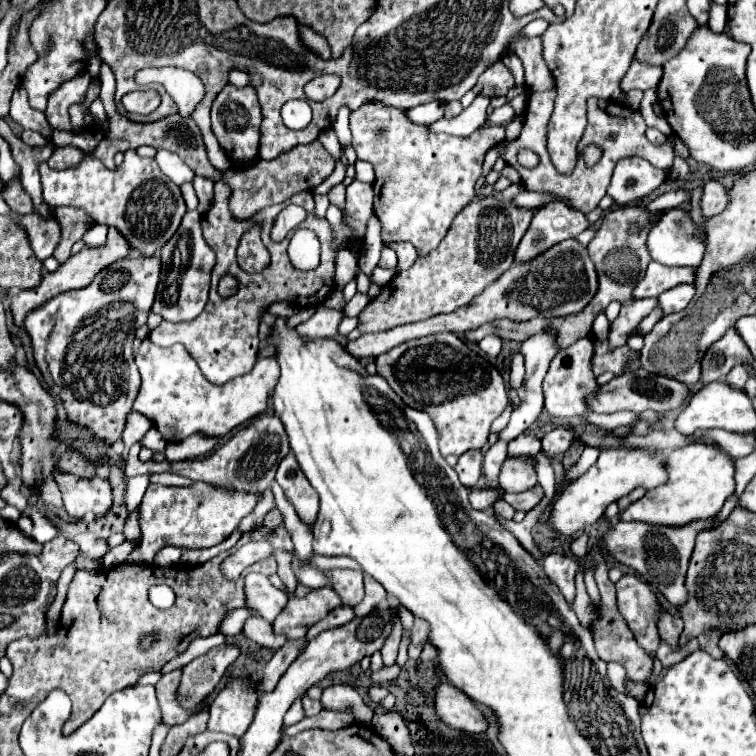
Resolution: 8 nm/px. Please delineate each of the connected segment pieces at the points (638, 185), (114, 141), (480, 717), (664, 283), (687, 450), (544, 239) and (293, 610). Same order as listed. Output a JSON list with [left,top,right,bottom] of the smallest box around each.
[[608,158,664,206],[94,64,224,182],[436,682,488,734],[634,262,696,298],[620,442,736,526],[516,202,590,262],[272,586,342,640]]

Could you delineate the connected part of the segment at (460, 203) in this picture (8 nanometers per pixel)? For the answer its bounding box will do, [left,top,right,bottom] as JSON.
[350,102,506,256]

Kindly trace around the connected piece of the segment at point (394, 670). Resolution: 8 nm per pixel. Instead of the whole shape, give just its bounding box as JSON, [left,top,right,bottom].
[372,666,400,680]

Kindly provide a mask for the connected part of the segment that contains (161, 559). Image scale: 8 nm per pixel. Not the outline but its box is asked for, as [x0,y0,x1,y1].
[158,546,180,566]

